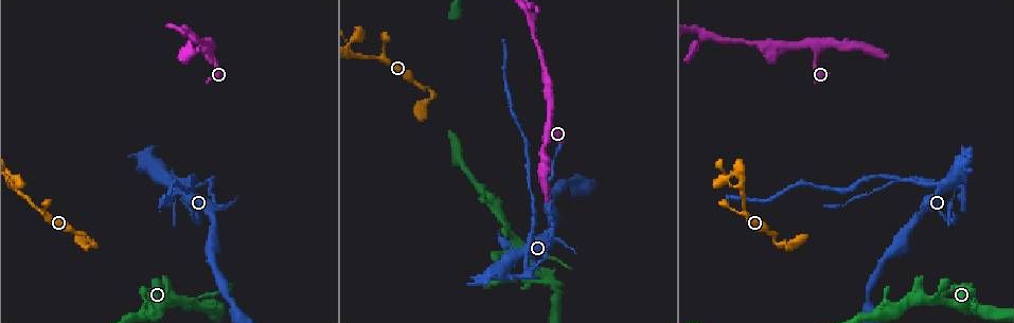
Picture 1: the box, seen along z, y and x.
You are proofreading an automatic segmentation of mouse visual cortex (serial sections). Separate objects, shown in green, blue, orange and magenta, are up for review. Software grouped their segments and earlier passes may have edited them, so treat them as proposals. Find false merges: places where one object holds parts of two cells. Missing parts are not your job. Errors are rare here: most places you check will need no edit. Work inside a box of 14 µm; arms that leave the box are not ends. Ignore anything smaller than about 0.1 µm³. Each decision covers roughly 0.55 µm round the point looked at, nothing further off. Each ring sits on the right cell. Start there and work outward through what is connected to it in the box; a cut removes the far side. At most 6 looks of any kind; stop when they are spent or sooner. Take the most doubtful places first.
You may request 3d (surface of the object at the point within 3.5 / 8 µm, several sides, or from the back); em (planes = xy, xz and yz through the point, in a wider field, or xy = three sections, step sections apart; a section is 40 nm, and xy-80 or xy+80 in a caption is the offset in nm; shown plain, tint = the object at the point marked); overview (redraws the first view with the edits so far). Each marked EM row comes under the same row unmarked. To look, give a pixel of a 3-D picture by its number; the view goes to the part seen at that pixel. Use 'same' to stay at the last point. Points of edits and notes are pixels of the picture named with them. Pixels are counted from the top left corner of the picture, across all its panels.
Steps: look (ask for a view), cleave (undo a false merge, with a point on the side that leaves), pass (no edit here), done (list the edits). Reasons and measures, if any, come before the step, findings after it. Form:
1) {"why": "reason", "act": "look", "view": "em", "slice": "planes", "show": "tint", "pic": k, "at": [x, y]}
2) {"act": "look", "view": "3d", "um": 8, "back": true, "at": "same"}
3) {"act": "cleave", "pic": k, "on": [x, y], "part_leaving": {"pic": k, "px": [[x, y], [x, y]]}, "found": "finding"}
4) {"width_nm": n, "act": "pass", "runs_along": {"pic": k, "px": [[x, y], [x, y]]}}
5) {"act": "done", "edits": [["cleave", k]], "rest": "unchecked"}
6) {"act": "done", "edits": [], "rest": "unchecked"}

{"why": "three arms meet", "act": "look", "view": "3d", "um": 8, "pic": 1, "at": [540, 279]}

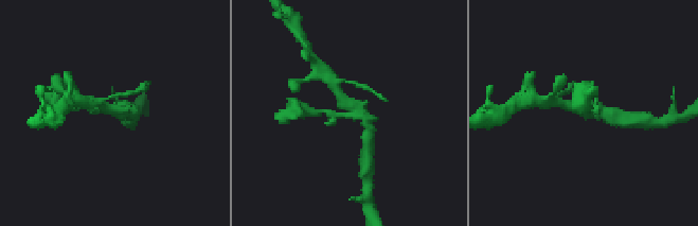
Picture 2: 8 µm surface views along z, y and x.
{"why": "need the tissue", "act": "look", "view": "em", "slice": "xy", "step": 5, "show": "tint", "pic": 2, "at": [350, 114]}

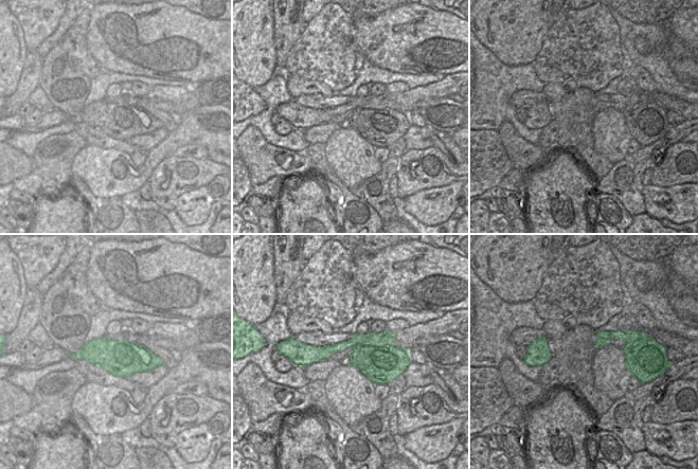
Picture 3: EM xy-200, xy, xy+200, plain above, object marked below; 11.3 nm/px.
{"act": "pass", "found": "all the same cell"}

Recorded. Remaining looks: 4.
{"why": "abrupt turn", "act": "look", "view": "3d", "um": 3.5, "pic": 1, "at": [966, 160]}

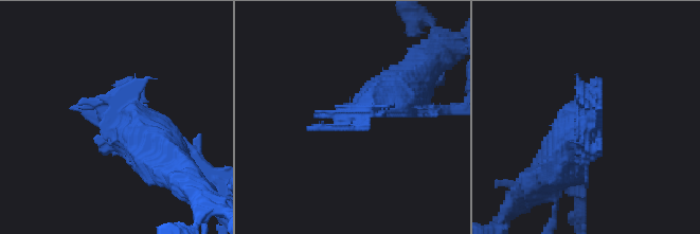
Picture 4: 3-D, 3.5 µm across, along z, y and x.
{"act": "look", "view": "em", "slice": "xy", "step": 1, "show": "tint", "pic": 4, "at": [582, 120]}

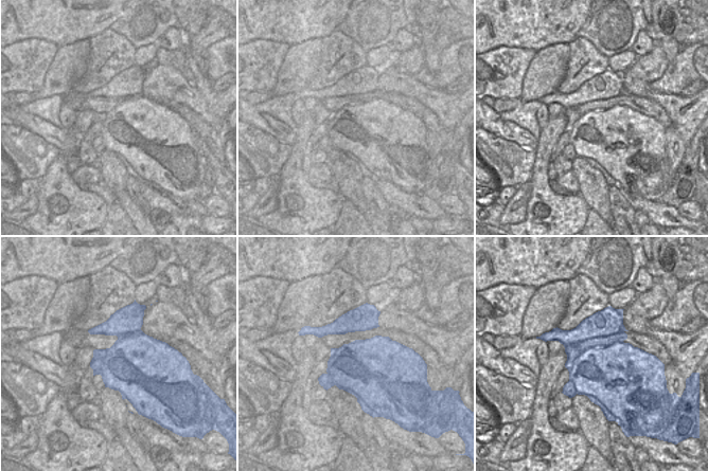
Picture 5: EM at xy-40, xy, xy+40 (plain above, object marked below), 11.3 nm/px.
{"act": "pass", "runs_along": {"pic": 4, "px": [[180, 170], [124, 125], [124, 95], [147, 79]]}, "found": "one cell here"}

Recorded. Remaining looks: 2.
{"act": "done", "edits": [], "rest": "unchecked"}

